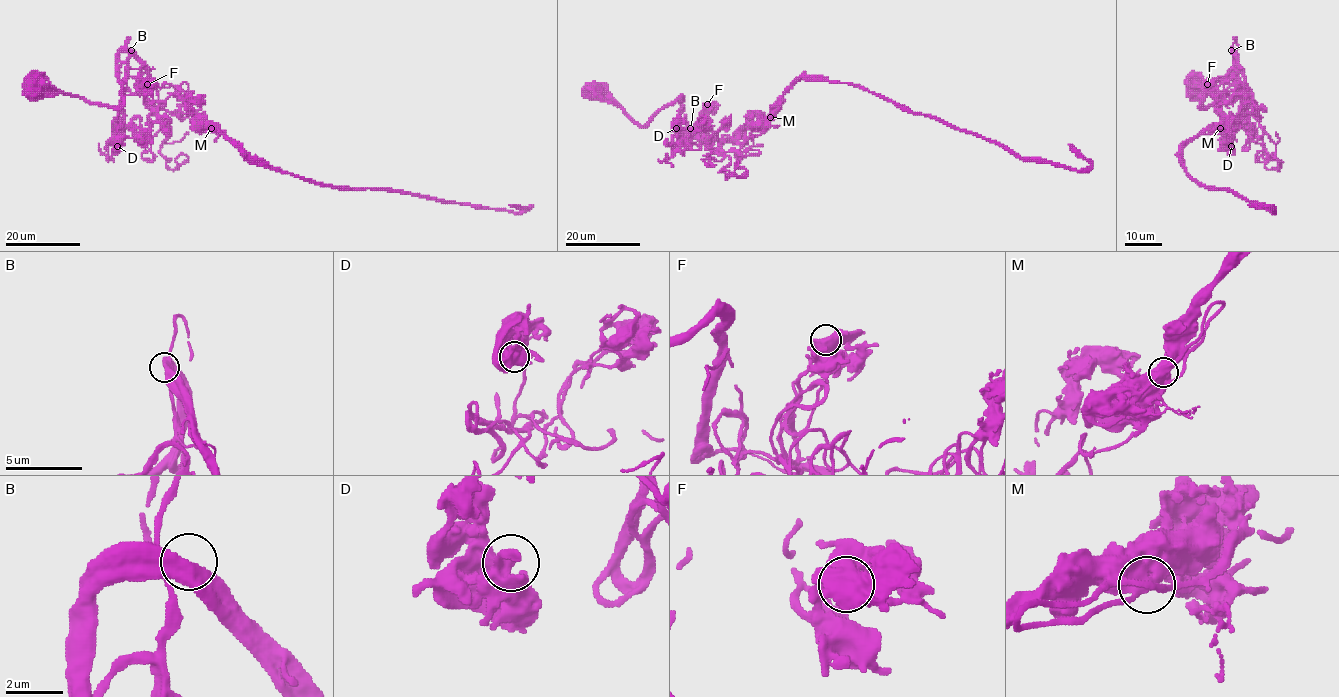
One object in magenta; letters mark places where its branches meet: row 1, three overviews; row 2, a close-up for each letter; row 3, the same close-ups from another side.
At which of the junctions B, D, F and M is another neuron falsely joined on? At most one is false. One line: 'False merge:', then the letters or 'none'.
False merge: M

